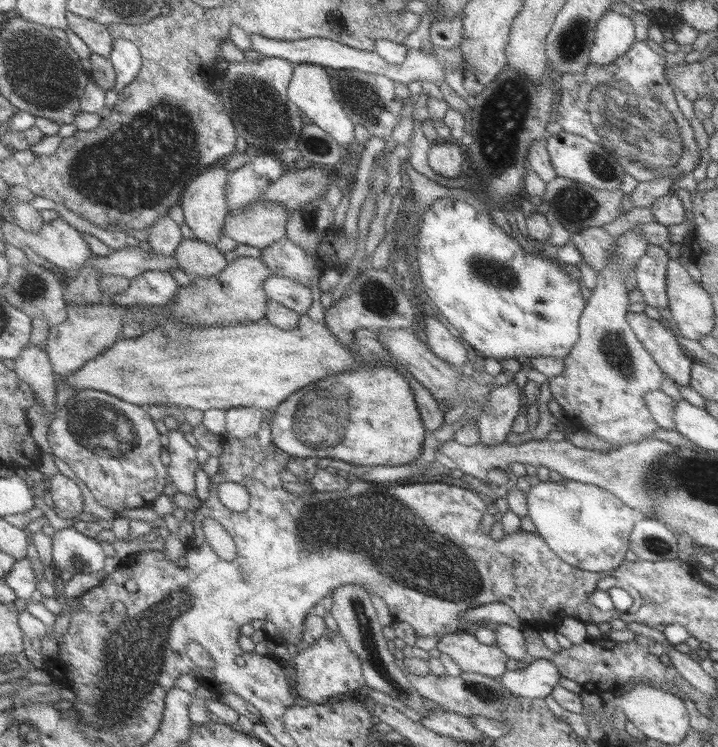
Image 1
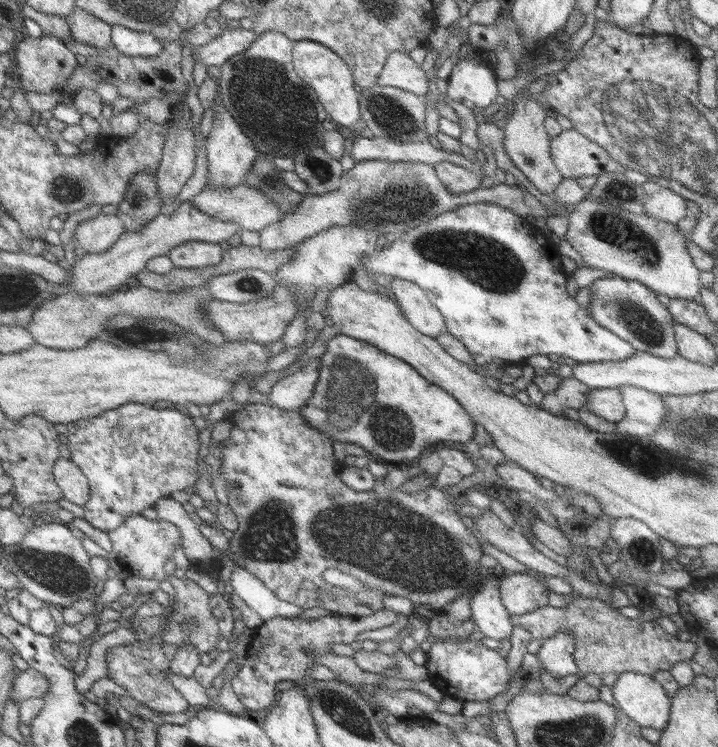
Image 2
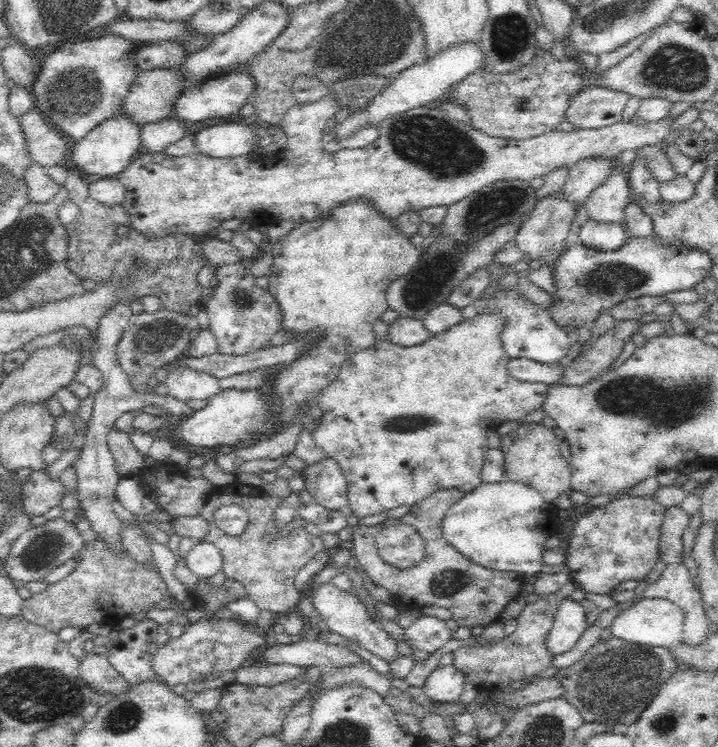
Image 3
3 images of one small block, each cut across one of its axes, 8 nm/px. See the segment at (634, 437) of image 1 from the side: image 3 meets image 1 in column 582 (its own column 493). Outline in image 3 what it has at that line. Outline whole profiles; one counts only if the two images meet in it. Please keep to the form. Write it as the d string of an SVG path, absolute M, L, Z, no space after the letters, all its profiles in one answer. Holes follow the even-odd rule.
M482 311L472 318L465 318L460 324L452 325L448 330L437 335L432 335L422 344L410 348L404 348L388 342L387 339L378 339L375 343L360 352L350 354L344 364L340 366L340 372L336 380L333 380L326 388L323 388L316 398L315 403L320 407L323 414L319 418L318 426L311 432L316 446L324 453L324 456L333 458L341 468L347 483L348 513L354 514L356 518L376 516L382 512L388 513L393 508L405 506L411 509L417 503L422 502L428 496L434 495L440 490L457 489L462 493L470 493L482 483L481 468L488 449L486 432L490 428L496 428L503 422L512 420L523 420L527 414L540 408L547 395L550 384L539 382L520 382L508 374L508 362L510 356L504 349L504 343L500 339L500 332L504 330L506 319L498 311Z

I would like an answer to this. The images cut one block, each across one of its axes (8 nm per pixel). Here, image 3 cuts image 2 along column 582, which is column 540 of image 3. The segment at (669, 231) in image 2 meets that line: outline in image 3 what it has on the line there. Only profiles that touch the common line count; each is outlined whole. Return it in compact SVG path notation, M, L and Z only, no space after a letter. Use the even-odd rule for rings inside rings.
M552 193L537 201L533 208L525 214L523 223L517 230L514 242L516 247L522 251L522 254L529 260L540 260L544 258L544 266L548 267L550 262L564 250L564 243L568 234L570 234L570 224L576 218L576 212L580 210L580 203L572 203L564 199L558 193Z

